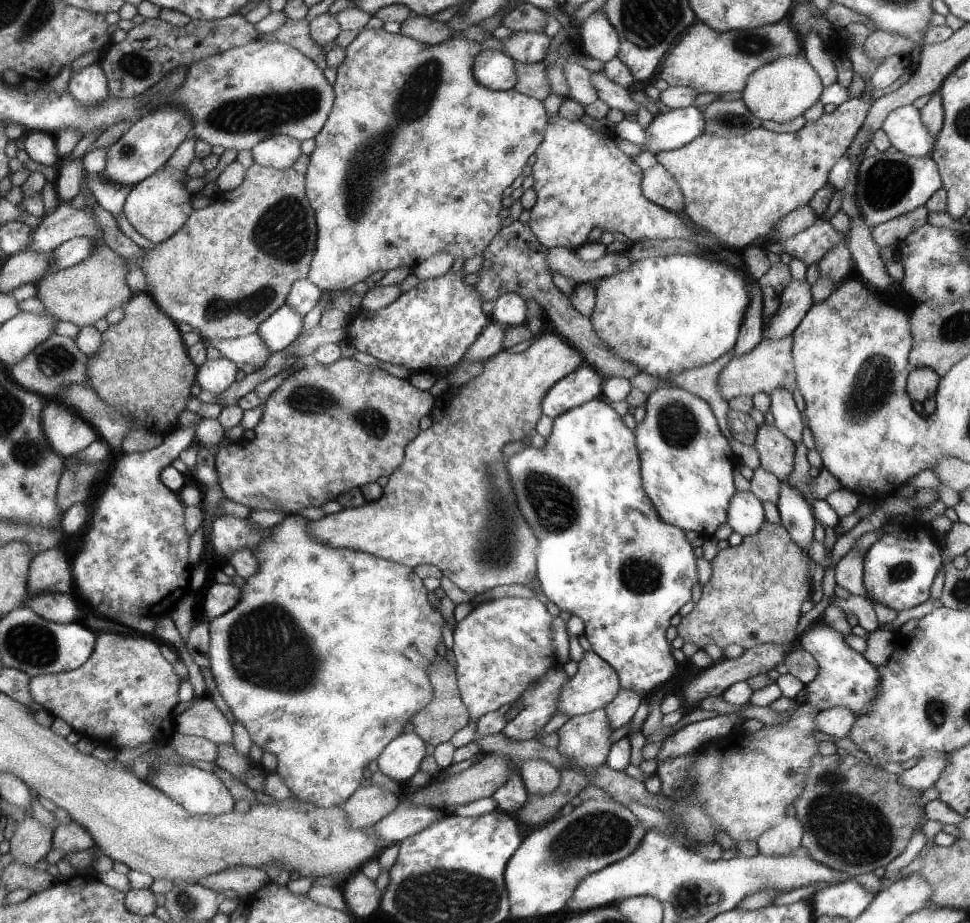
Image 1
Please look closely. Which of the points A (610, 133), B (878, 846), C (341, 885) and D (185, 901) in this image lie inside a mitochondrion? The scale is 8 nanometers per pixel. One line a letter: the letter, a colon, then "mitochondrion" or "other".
A: other
B: mitochondrion
C: other
D: mitochondrion

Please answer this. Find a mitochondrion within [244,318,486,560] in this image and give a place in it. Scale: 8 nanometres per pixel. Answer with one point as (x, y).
(310, 400)

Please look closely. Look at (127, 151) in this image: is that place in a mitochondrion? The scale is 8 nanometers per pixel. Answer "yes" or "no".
yes

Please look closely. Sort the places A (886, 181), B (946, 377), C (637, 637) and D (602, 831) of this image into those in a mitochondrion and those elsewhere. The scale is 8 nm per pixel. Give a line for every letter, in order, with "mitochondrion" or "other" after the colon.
A: mitochondrion
B: other
C: other
D: mitochondrion

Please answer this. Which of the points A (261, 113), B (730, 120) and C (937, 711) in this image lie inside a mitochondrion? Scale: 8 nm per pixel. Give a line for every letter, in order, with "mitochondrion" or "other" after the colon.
A: mitochondrion
B: mitochondrion
C: mitochondrion

